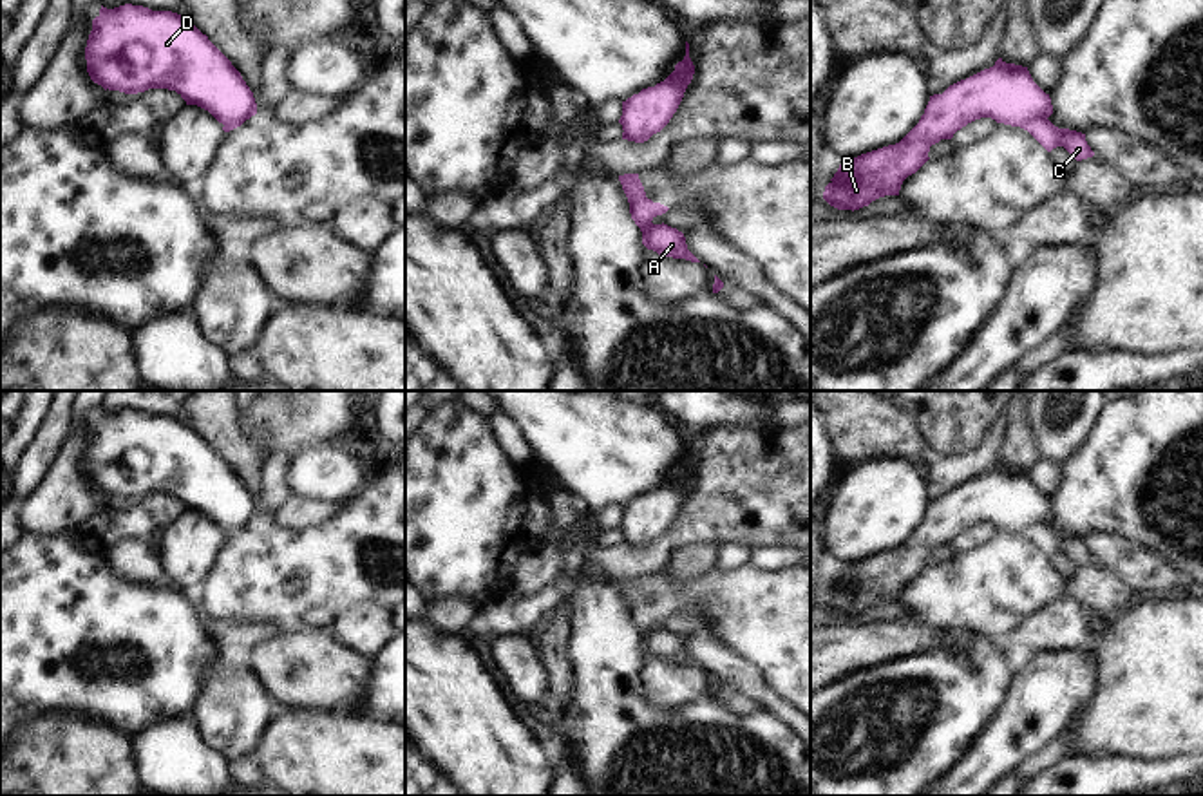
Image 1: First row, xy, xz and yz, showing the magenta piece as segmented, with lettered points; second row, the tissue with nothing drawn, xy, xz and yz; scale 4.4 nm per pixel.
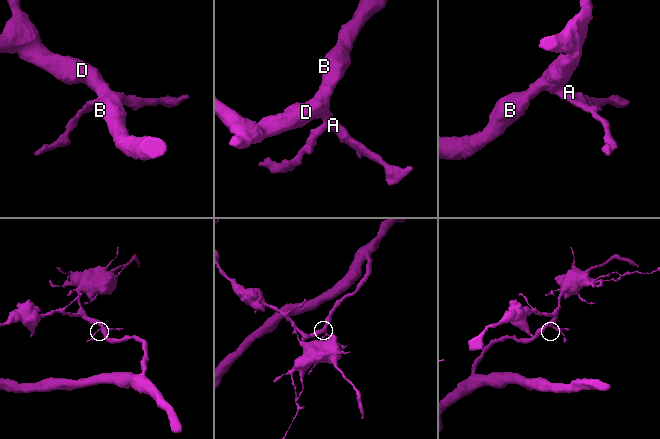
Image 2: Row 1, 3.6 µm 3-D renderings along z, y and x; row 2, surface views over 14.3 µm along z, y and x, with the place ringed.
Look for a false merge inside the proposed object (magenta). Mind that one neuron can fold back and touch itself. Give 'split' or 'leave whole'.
split

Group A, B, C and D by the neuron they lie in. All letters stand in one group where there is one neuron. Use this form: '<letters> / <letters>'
A B D / C

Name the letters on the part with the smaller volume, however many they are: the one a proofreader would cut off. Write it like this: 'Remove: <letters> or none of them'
Remove: C

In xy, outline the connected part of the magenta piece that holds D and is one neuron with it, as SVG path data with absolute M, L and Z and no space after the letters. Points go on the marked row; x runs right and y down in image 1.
M125 4L114 9L101 5L92 20L92 31L85 47L87 72L105 90L137 94L148 89L175 90L186 105L208 110L224 127L244 123L257 114L253 92L232 62L203 34L188 18L172 11L152 11L143 5Z

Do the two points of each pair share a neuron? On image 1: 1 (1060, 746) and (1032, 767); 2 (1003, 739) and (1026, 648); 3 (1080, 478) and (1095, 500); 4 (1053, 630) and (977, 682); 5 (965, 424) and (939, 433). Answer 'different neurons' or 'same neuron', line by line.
1: same neuron
2: different neurons
3: same neuron
4: different neurons
5: same neuron

